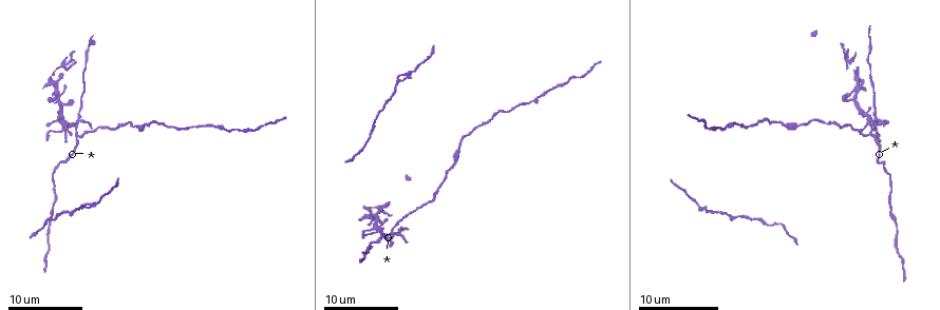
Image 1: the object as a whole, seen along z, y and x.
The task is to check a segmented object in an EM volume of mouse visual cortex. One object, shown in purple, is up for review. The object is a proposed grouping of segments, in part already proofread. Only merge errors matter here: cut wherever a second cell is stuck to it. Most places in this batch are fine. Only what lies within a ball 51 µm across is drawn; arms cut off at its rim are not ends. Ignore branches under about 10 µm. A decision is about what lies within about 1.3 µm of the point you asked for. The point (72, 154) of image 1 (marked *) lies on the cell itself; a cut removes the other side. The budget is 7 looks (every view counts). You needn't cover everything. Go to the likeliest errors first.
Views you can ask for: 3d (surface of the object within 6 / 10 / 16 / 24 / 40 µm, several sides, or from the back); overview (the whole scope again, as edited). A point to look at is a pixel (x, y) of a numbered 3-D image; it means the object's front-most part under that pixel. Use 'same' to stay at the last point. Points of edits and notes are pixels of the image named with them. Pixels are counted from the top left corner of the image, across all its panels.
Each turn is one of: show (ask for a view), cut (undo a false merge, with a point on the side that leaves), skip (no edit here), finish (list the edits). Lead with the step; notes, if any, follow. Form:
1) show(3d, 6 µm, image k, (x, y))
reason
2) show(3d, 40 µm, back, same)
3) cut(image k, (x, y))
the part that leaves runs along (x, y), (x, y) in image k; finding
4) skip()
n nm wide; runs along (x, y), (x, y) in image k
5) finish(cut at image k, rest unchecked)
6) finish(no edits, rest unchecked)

show(3d, 6 µm, image 1, (74, 124))
looks like a crossing

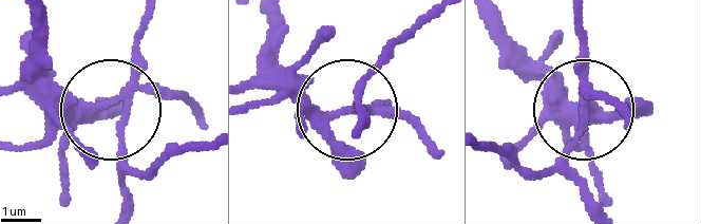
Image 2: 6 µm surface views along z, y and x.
show(3d, 6 µm, back, image 2, (108, 99))

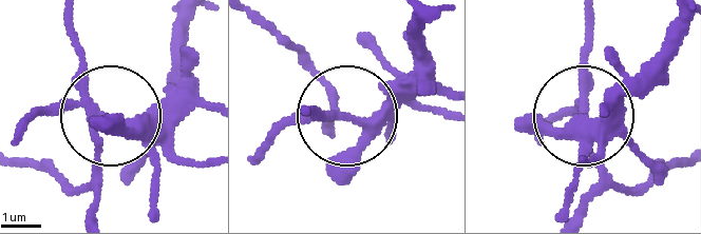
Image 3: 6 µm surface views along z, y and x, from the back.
cut(image 3, (132, 134))
240 nm wide; the part that leaves runs along (93, 101), (130, 121), (147, 118), (176, 81), (184, 21) in image 3; two cells meet here

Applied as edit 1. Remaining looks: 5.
show(3d, 10 µm, image 1, (457, 148))
sudden change in width

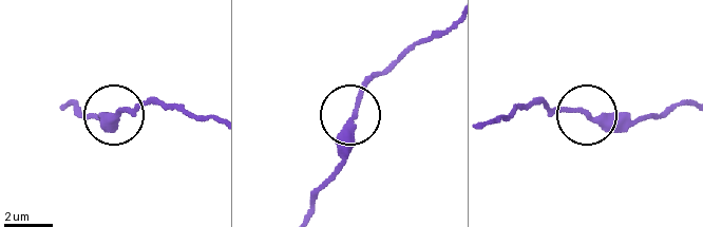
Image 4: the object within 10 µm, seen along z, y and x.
skip()
300 nm wide; continuous, no second cell

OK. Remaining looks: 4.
show(3d, 16 µm, image 1, (889, 208))

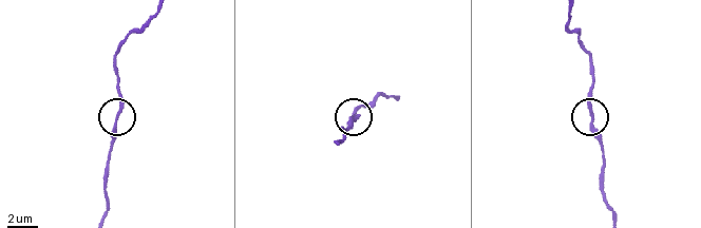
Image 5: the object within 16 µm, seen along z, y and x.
show(3d, 6 µm, image 5, (590, 122))
zoom in

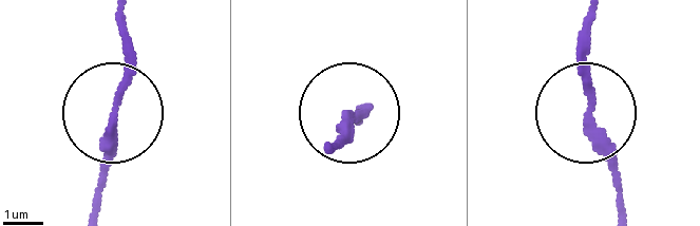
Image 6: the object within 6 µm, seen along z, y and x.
skip()
runs along (117, 15), (128, 76), (97, 207) in image 6; continuous, no second cell

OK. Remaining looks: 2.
show(3d, 10 µm, image 1, (525, 103))
thick turns thin

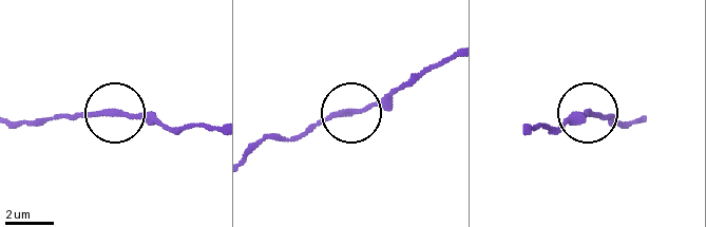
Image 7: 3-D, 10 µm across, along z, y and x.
show(3d, 10 µm, back, image 7, (356, 111))
other side

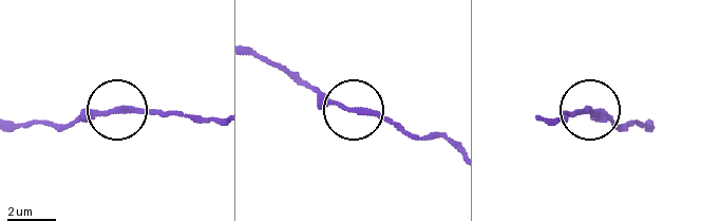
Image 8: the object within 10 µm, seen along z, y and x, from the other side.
skip()
runs along (450, 142), (396, 129), (323, 98), (288, 76) in image 8; continuous, no second cell

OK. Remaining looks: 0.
finish(cut at image 3, rest unchecked)

